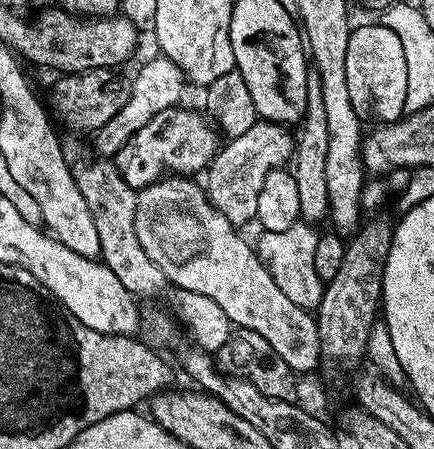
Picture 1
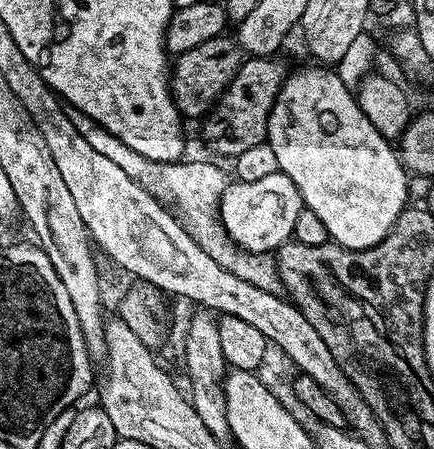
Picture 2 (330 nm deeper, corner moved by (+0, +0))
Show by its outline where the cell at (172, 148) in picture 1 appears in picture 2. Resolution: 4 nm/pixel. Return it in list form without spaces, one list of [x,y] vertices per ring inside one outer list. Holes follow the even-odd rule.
[[[253,56],[245,59],[240,65],[238,74],[234,74],[230,86],[226,86],[219,102],[203,121],[204,136],[218,155],[235,158],[245,150],[267,141],[270,110],[289,72],[290,68],[287,68],[276,56]]]

